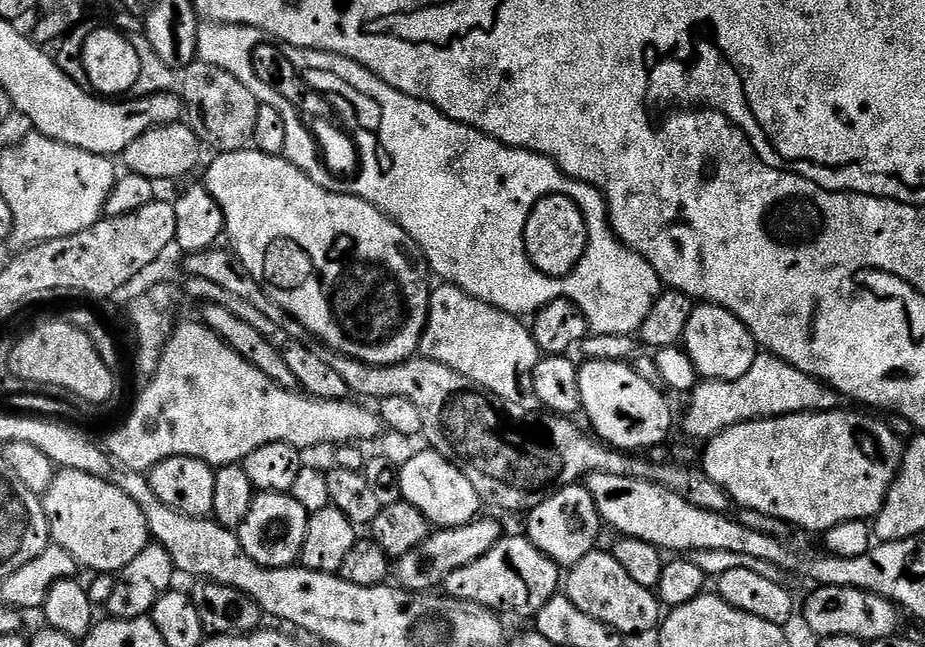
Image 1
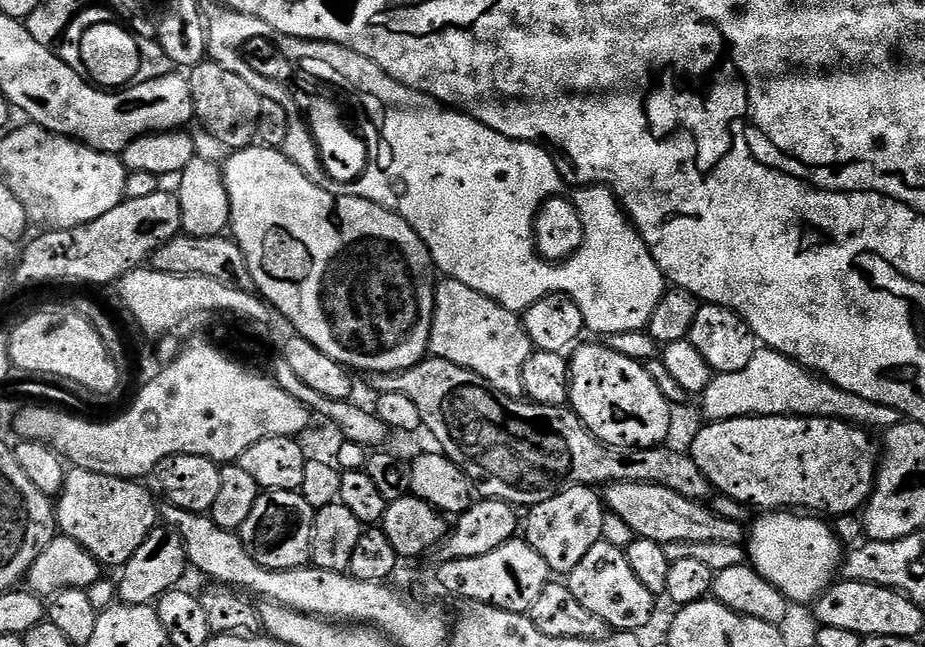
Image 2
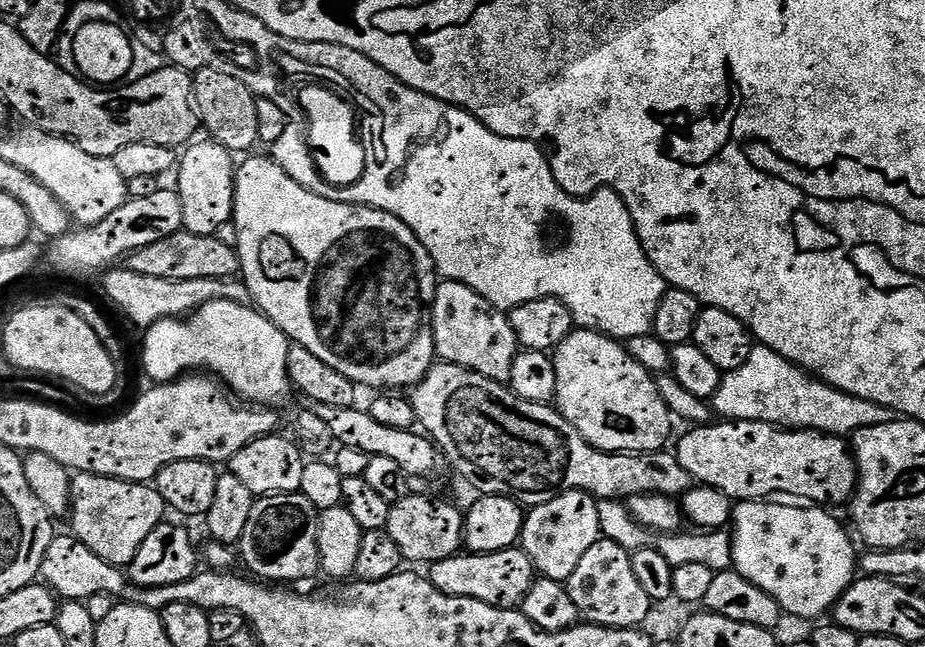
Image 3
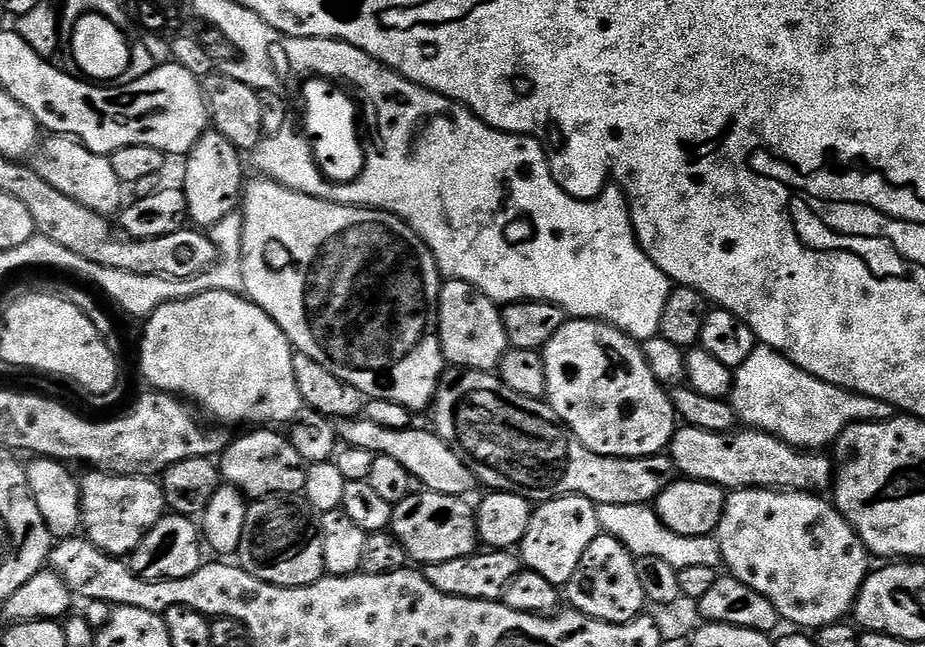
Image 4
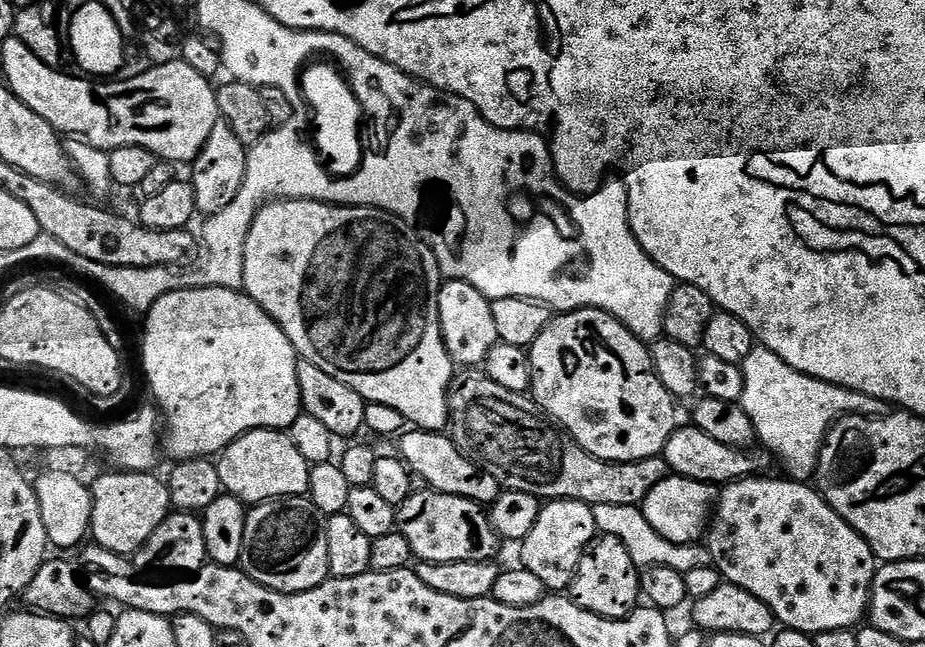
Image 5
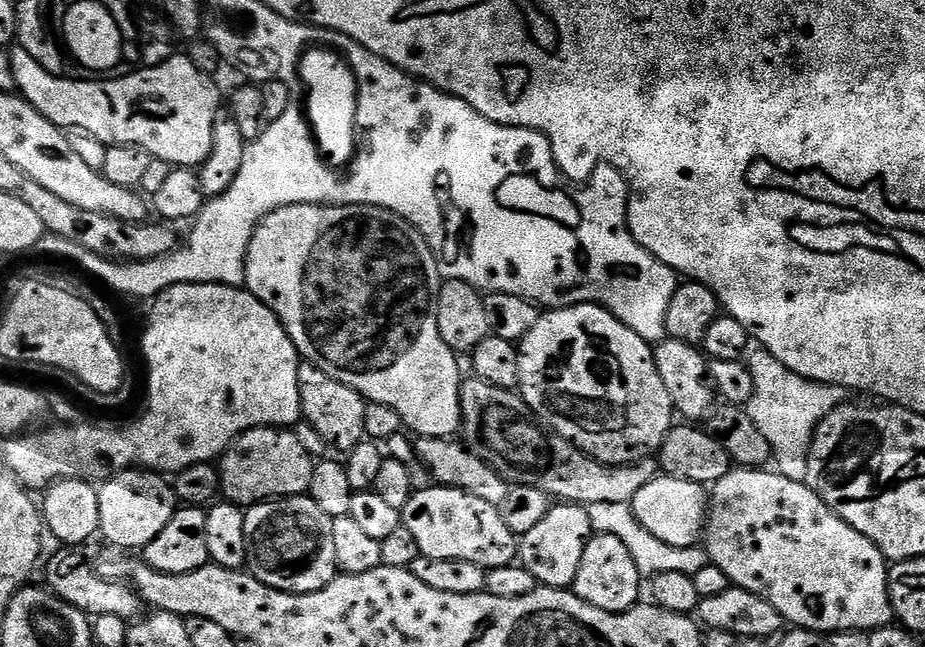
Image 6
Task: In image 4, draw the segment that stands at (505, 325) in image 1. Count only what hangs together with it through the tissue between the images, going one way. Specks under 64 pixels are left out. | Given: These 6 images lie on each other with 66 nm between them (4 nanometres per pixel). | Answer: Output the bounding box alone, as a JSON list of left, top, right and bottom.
[440,279,510,373]

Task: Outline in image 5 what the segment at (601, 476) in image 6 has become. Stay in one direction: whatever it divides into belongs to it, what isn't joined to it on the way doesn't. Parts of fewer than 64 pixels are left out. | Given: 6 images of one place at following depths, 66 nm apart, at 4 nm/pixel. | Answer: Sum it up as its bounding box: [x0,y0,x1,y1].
[448,370,670,506]

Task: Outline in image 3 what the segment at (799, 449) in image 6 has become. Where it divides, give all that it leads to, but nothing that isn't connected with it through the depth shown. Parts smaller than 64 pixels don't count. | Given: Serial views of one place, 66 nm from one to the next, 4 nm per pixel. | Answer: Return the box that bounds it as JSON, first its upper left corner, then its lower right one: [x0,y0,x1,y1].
[710,347,897,437]

